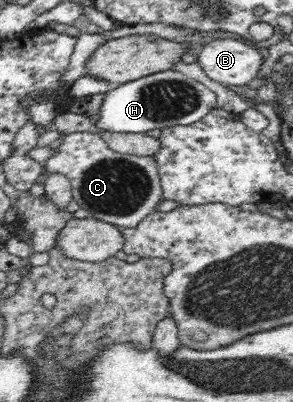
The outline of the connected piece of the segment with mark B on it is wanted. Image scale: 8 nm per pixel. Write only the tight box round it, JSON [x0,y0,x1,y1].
[197,38,264,87]

